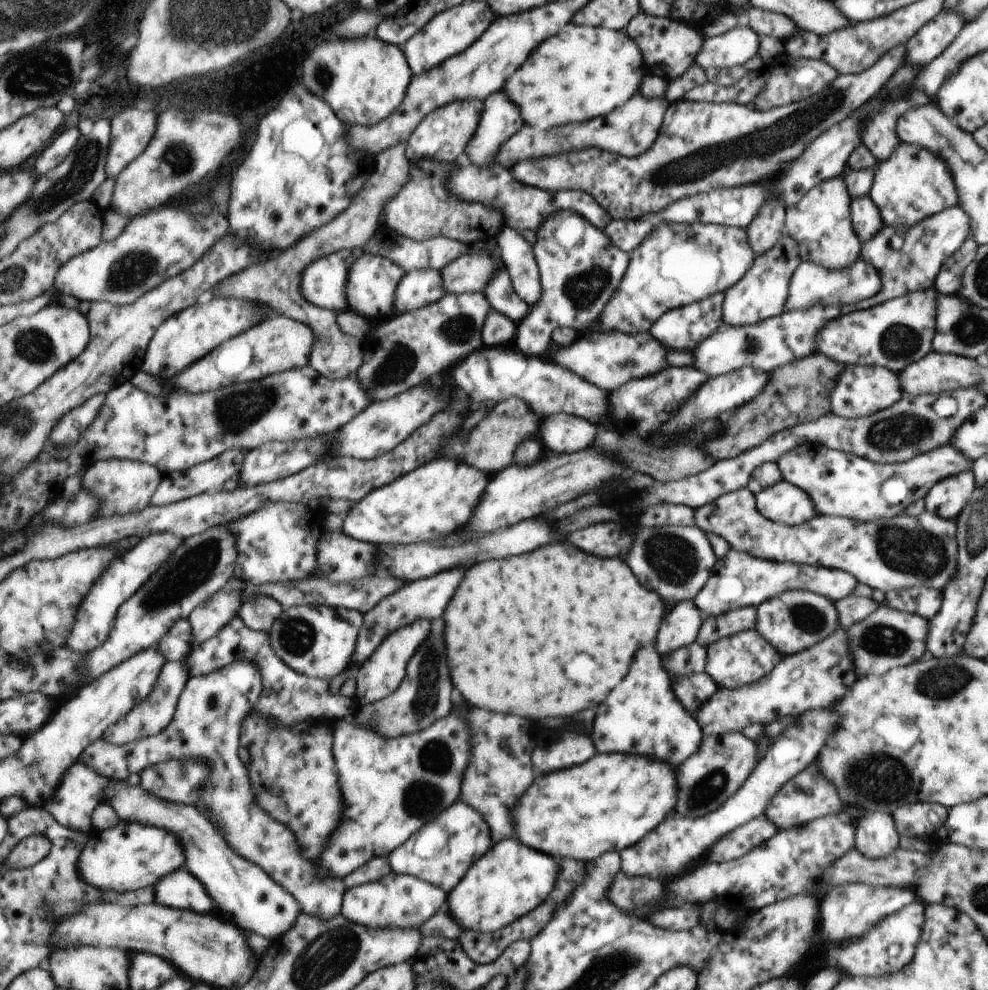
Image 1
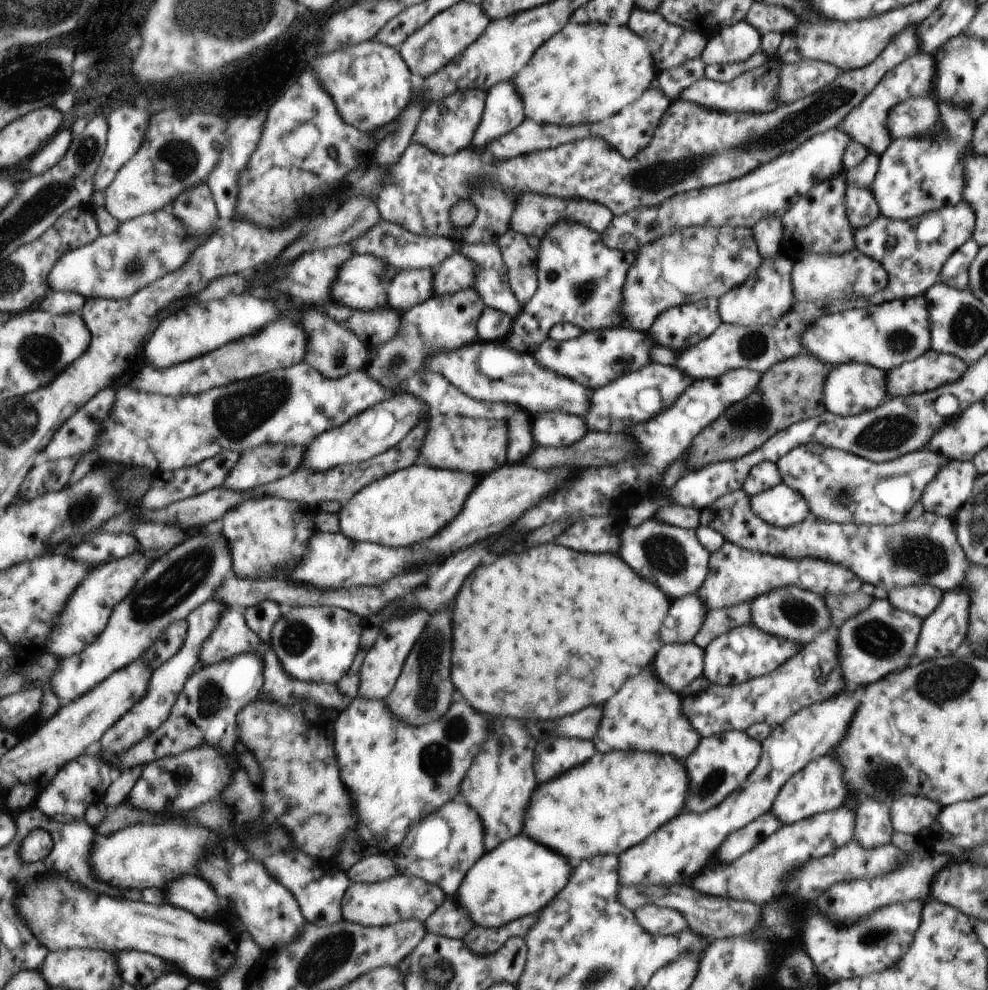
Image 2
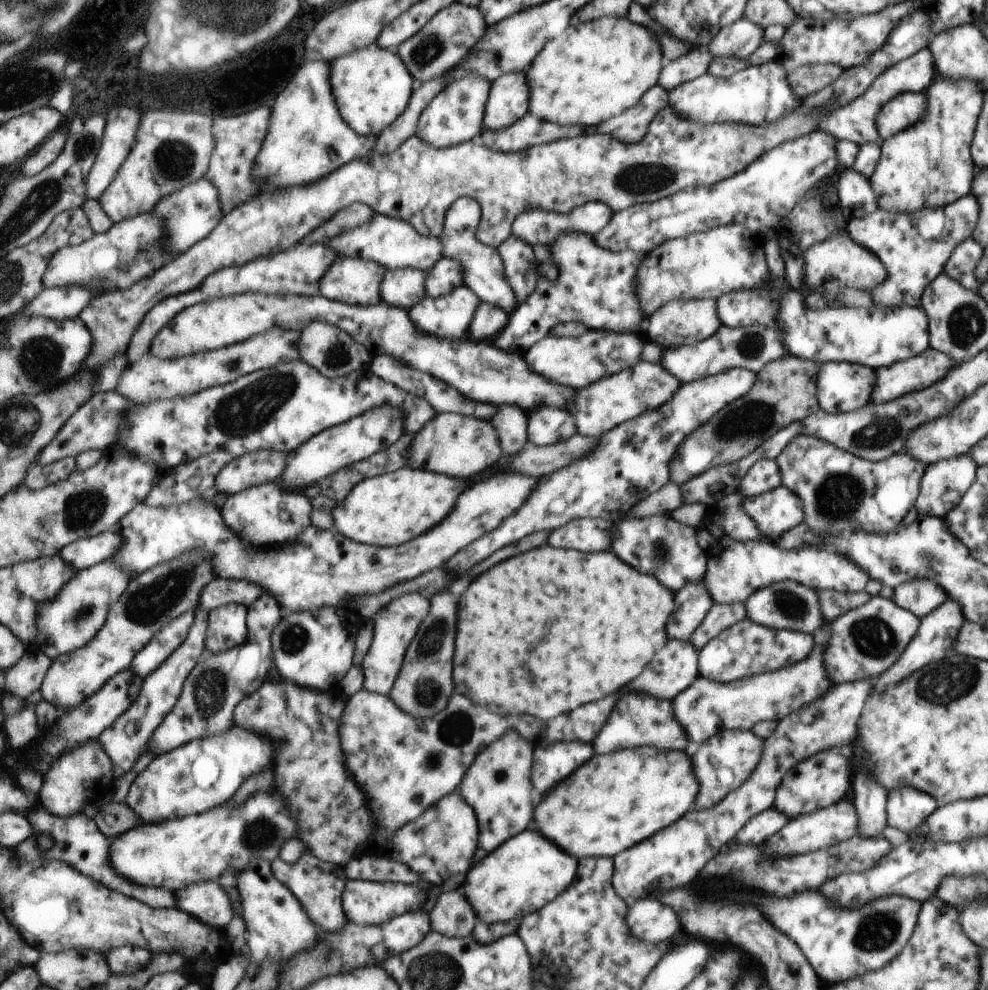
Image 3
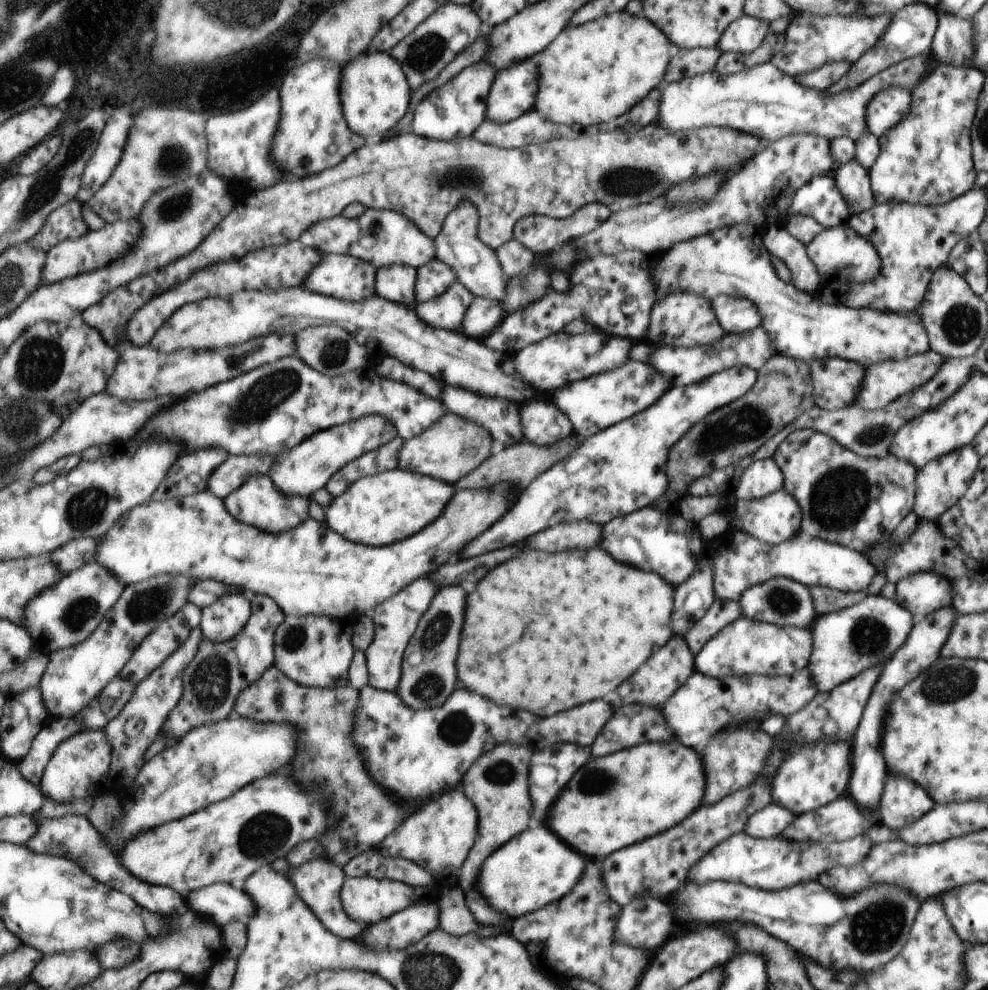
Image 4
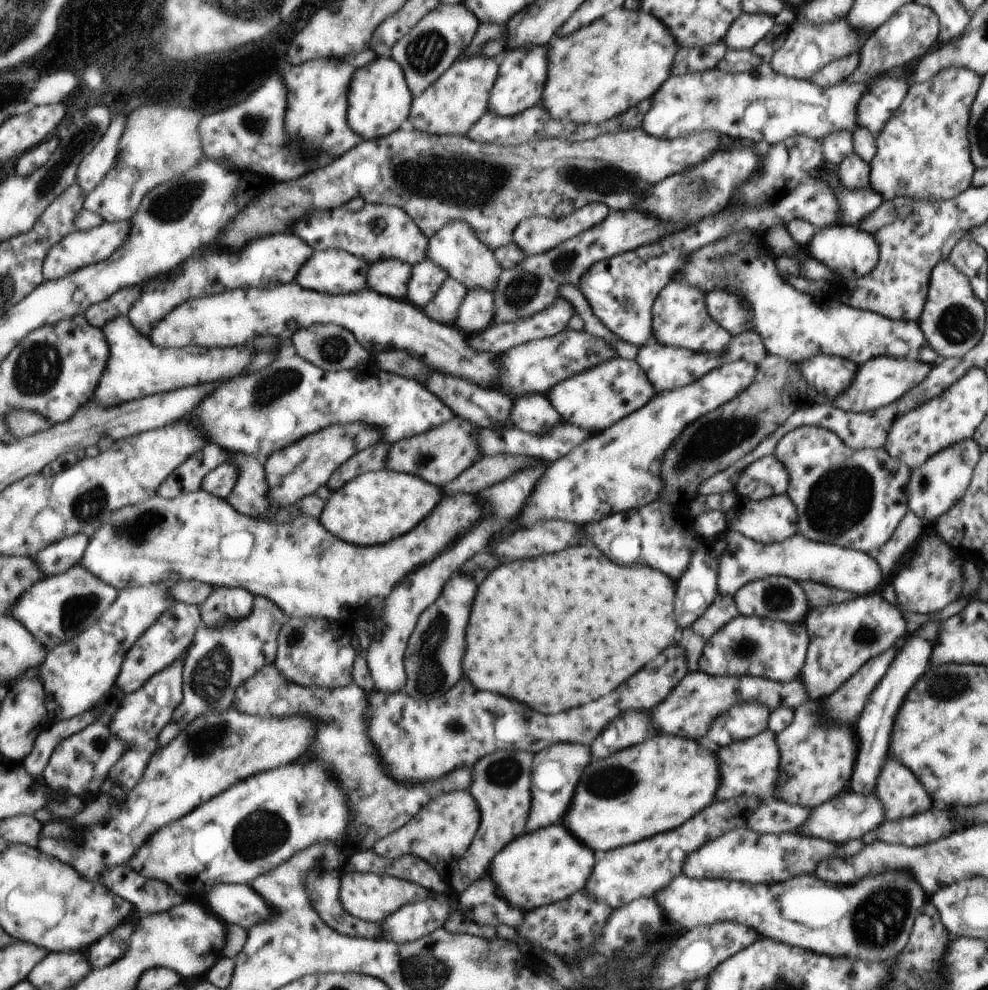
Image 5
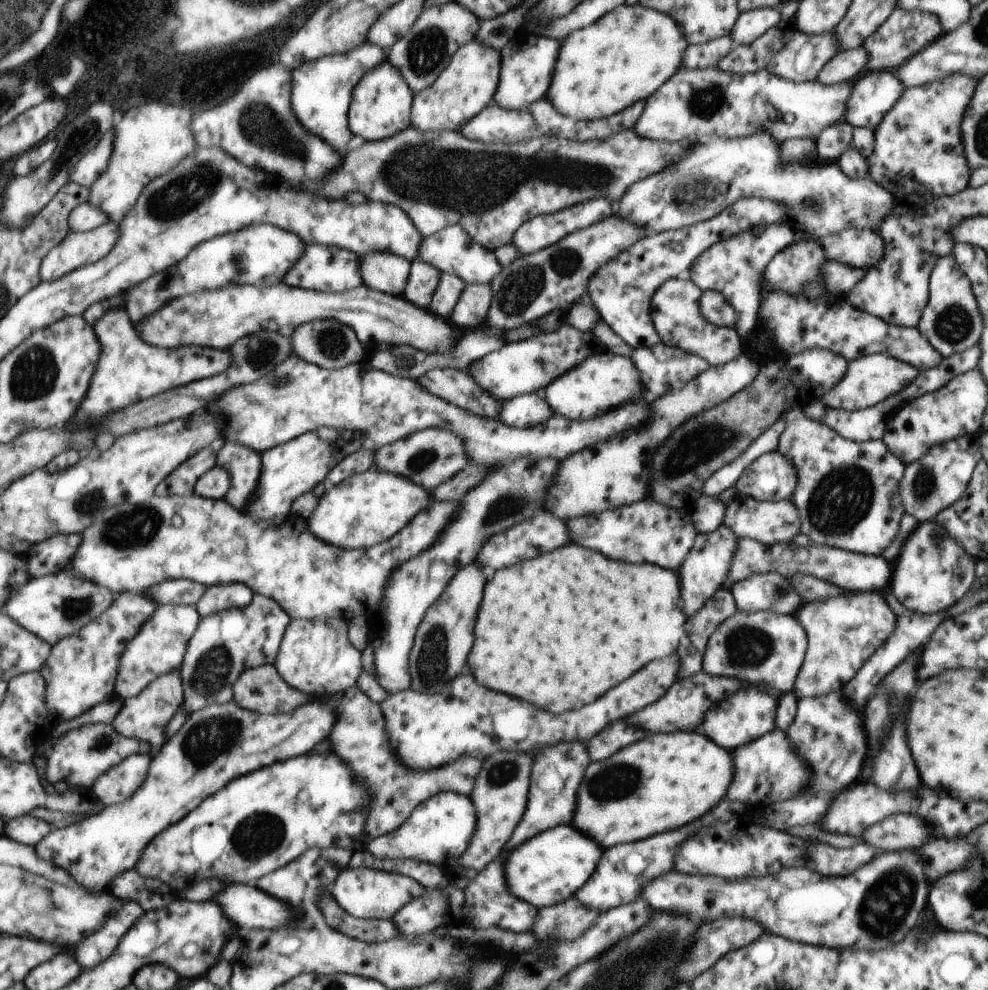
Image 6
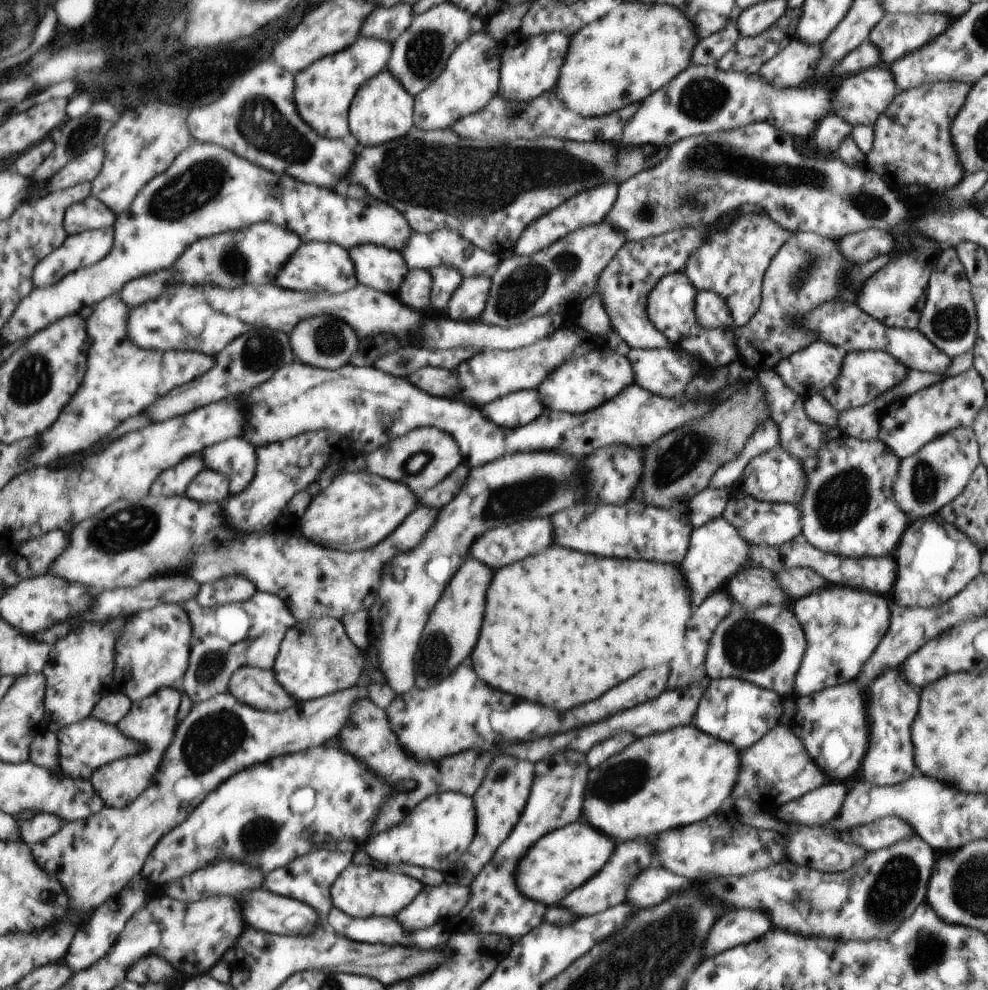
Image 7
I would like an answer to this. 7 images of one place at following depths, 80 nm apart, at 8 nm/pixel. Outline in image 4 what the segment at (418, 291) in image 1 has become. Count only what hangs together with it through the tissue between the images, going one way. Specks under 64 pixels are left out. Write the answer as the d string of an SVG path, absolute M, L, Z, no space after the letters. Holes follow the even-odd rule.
M407 265L378 267L375 276L375 294L388 301L413 308L416 302L416 269Z

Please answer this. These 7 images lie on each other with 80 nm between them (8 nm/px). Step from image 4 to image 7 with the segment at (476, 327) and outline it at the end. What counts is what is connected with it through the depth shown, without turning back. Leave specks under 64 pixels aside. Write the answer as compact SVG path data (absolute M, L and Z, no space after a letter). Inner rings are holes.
M462 277L446 306L447 316L456 321L477 321L486 305L489 289L487 277Z

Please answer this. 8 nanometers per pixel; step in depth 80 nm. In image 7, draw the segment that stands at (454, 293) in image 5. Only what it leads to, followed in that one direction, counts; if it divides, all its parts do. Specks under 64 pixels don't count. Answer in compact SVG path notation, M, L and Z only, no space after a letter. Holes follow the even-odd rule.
M438 266L429 270L431 281L430 304L435 310L443 310L449 304L454 290L462 281L462 275L453 267Z

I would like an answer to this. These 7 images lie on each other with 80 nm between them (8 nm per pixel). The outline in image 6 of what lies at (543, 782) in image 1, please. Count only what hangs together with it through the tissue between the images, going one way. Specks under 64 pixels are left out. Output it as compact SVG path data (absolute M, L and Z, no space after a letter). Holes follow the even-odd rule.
M699 731L649 734L635 742L635 746L627 746L627 750L619 750L619 754L587 766L587 782L583 782L583 790L579 790L579 810L575 810L571 824L579 826L585 834L591 834L601 846L643 840L665 830L675 830L710 812L725 796L732 776L734 760L730 753Z

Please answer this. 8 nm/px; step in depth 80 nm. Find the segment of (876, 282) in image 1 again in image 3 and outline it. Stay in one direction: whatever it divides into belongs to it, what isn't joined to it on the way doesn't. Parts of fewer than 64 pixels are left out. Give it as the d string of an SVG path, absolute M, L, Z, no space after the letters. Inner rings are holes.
M849 234L833 235L802 250L803 291L800 296L809 310L841 307L872 307L872 291L887 278L887 270L870 250L853 242Z

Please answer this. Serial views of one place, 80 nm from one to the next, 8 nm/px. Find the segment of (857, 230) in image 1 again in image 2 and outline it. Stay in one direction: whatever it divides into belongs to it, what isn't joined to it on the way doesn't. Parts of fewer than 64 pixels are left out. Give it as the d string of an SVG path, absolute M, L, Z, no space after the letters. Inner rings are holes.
M847 185L844 194L845 214L853 229L862 229L873 223L881 214L874 195L867 189Z

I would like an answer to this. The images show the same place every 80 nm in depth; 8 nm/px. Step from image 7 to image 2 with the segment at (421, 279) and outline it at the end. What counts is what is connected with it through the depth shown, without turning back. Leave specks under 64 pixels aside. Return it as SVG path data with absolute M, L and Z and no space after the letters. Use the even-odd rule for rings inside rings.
M459 252L453 253L433 272L433 287L439 296L473 288L476 264Z

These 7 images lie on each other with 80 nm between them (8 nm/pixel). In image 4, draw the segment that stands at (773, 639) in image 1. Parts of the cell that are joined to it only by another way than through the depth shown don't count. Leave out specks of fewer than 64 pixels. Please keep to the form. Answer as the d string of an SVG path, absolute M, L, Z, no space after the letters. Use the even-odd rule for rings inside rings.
M770 578L761 585L750 586L738 600L741 616L777 626L807 629L817 618L810 590L803 583L788 578Z

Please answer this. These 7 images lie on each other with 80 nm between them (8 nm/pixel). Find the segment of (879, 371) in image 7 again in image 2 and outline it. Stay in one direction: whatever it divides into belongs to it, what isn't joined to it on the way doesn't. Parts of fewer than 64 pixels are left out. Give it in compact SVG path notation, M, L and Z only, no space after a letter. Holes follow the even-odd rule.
M929 348L921 357L886 371L887 398L926 393L962 378L968 365L952 354Z

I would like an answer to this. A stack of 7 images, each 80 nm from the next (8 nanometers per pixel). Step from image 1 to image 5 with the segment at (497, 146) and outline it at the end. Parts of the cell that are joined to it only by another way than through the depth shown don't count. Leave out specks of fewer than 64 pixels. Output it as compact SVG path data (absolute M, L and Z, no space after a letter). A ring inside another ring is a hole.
M547 47L504 50L498 57L498 78L491 90L487 111L507 117L540 104L547 74Z

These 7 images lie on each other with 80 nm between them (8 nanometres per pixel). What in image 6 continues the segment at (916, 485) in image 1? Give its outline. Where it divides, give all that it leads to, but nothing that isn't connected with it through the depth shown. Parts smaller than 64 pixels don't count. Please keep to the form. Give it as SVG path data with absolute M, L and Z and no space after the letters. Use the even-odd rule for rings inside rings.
M802 400L798 403L784 408L780 415L785 426L776 451L790 459L797 471L797 488L790 496L790 501L794 503L801 516L799 533L806 535L816 545L879 557L881 551L897 537L901 528L901 518L905 516L905 506L899 488L905 464L882 440L860 443L848 441L823 423L807 419L802 413Z

